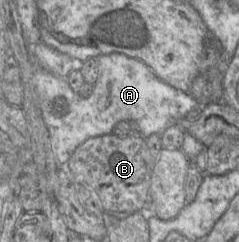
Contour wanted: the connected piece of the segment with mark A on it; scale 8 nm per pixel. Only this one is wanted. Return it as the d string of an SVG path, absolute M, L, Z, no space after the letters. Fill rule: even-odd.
M111 53L97 57L97 63L98 78L93 92L87 98L73 91L66 78L56 76L41 67L33 75L42 118L49 131L56 160L61 166L66 166L79 145L89 138L111 134L119 121L136 121L143 137L147 139L152 134L162 135L168 127L186 117L189 111L202 107L189 93L160 80L138 59L122 53ZM57 96L64 96L69 102L66 114L52 110Z

